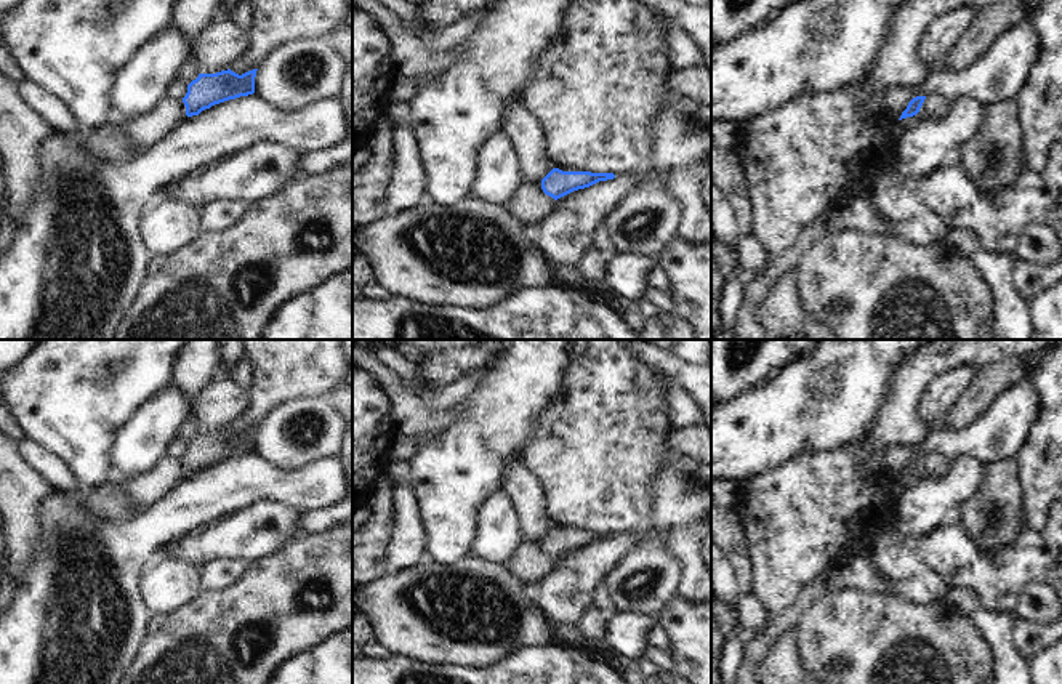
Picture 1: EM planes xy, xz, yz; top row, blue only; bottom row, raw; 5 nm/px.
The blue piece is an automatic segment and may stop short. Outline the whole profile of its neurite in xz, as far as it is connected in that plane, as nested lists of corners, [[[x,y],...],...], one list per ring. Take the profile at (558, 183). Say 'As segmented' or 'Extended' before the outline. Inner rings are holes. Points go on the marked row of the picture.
As segmented. [[[553,168],[541,179],[541,189],[546,195],[557,200],[573,191],[585,189],[599,181],[607,181],[613,178],[613,173],[562,171],[559,168]]]

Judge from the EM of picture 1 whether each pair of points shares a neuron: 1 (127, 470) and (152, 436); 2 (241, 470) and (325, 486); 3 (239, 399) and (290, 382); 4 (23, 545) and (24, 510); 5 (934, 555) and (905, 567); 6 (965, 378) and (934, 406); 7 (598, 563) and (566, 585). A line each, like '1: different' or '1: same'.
1: same
2: same
3: different
4: same
5: different
6: same
7: same

